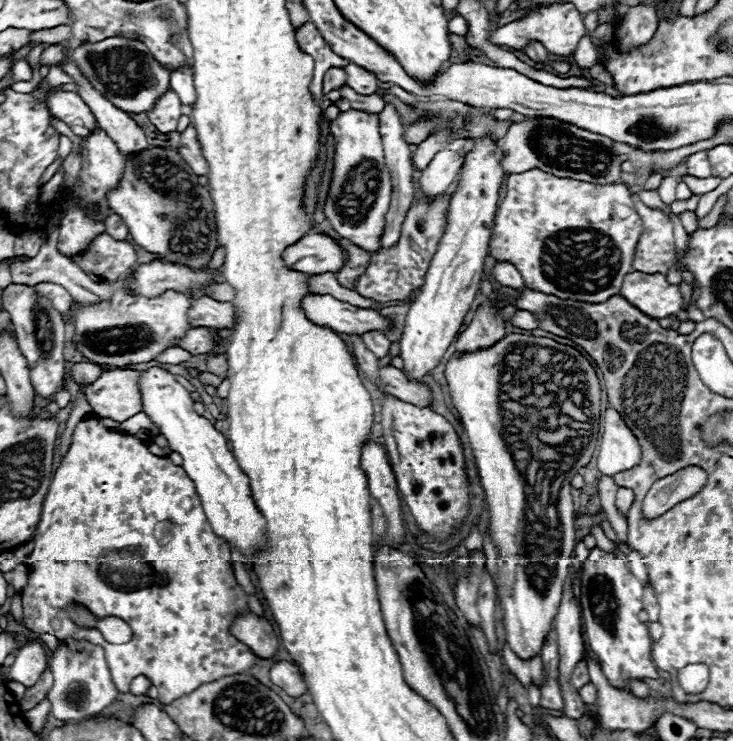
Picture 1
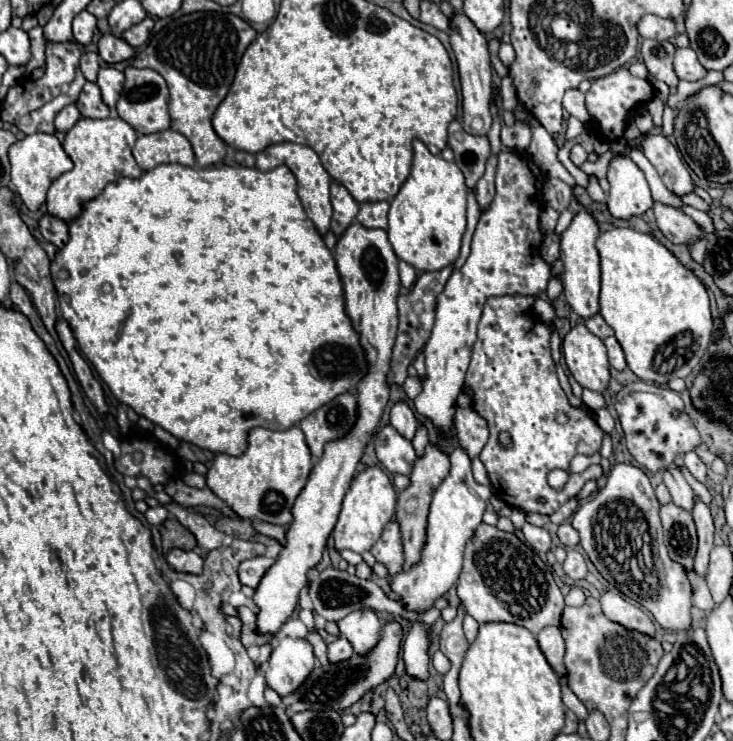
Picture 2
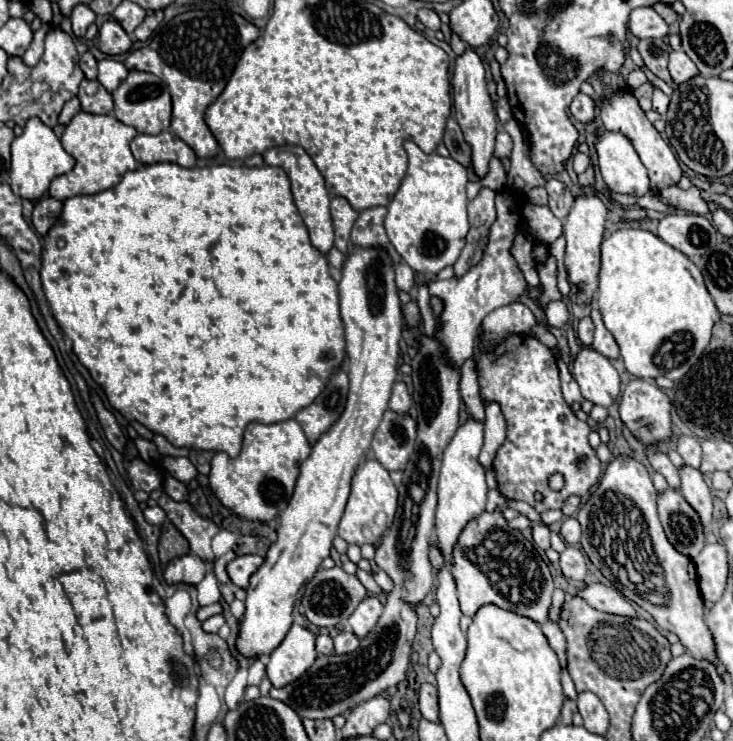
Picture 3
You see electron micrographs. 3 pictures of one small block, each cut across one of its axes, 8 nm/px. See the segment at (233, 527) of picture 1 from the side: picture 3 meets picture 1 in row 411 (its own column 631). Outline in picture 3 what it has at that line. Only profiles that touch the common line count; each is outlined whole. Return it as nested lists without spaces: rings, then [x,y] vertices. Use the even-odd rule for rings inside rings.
[[[602,128],[594,138],[594,150],[598,154],[600,174],[612,192],[642,196],[650,190],[648,172],[624,134]]]

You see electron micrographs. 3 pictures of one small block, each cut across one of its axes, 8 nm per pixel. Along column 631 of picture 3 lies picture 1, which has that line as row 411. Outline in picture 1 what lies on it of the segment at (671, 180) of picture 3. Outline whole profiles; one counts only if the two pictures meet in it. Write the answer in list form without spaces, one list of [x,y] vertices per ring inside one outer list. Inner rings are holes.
[[[104,366],[100,378],[84,388],[84,396],[92,412],[98,414],[100,418],[124,422],[130,416],[142,412],[136,380],[138,380],[136,370]]]

